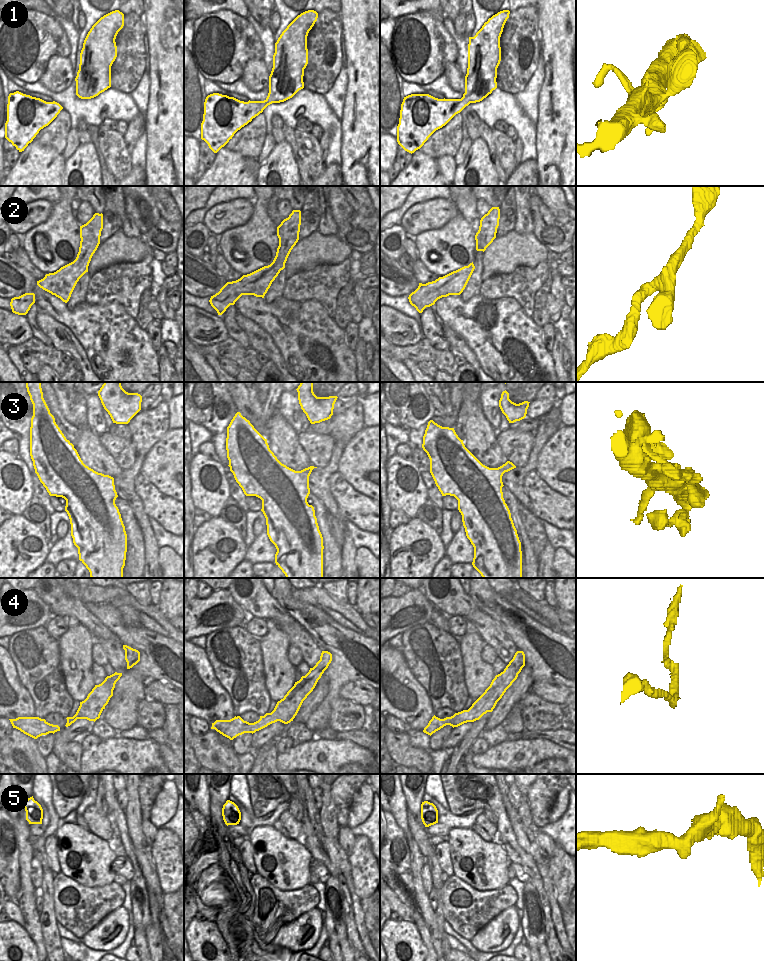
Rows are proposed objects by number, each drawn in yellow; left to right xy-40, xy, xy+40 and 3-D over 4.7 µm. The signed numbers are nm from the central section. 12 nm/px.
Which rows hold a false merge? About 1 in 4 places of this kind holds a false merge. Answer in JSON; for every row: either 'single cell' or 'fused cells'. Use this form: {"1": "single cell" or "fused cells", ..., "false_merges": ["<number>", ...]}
{"1": "single cell", "2": "single cell", "3": "single cell", "4": "single cell", "5": "single cell", "false_merges": []}

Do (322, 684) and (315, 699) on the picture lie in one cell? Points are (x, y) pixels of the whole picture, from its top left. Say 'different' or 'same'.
same

